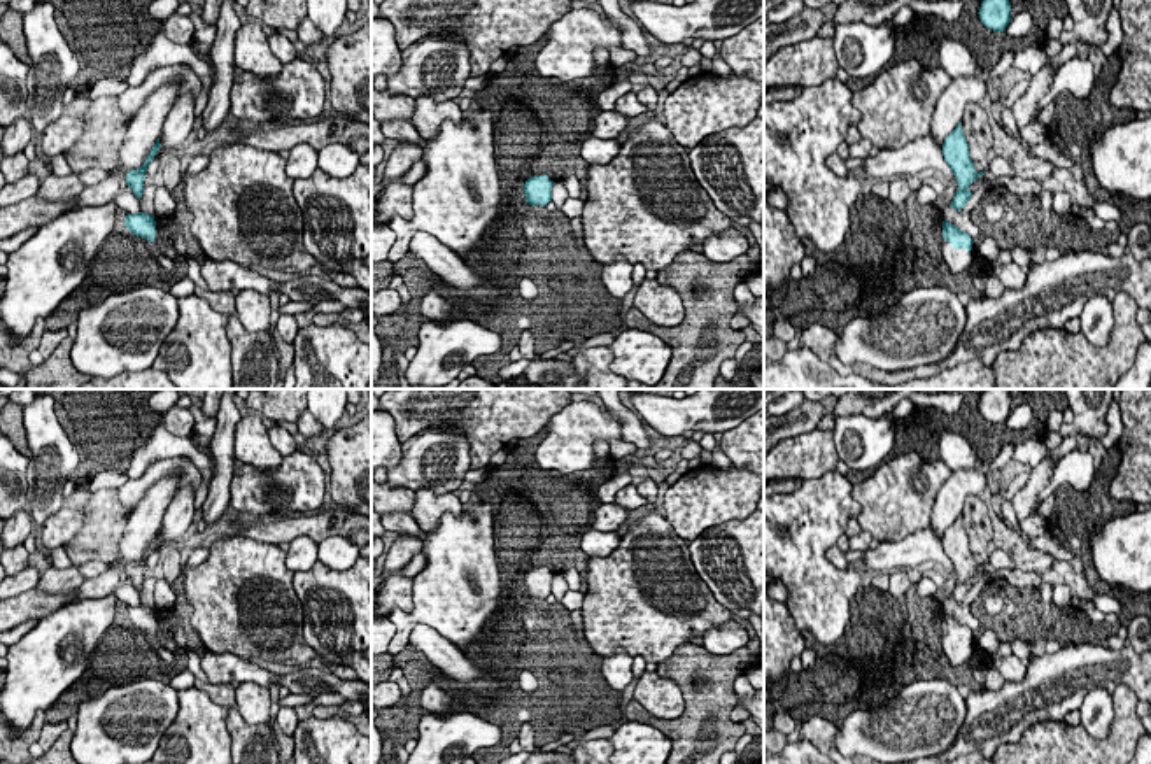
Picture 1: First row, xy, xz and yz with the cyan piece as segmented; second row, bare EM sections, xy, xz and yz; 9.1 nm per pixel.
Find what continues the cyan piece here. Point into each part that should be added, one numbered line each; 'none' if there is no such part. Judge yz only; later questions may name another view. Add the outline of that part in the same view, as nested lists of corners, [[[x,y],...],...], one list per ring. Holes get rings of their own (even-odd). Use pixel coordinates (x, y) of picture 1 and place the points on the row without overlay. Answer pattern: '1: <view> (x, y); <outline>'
1: yz (957, 652); [[[943,631],[943,650],[951,666],[962,666],[971,659],[972,643],[967,641],[955,641],[953,636]]]

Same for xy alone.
1: xy (165, 656); [[[156,631],[152,634],[149,634],[149,641],[152,645],[152,648],[158,652],[159,659],[172,668],[173,666],[173,654],[170,650],[166,650],[161,641],[156,638]]]

